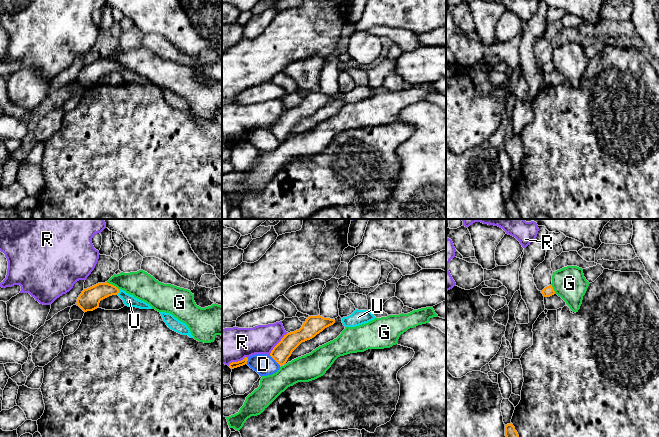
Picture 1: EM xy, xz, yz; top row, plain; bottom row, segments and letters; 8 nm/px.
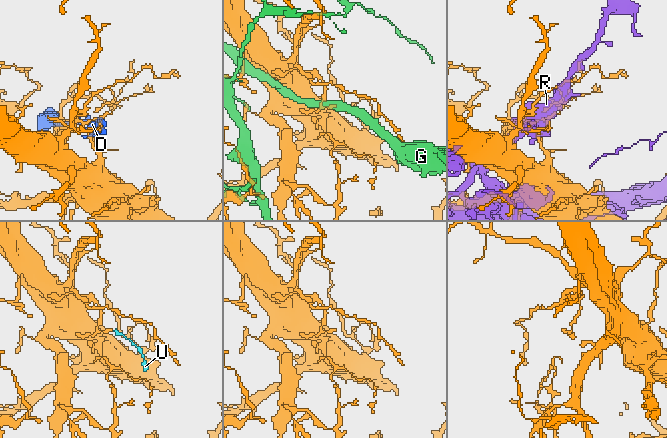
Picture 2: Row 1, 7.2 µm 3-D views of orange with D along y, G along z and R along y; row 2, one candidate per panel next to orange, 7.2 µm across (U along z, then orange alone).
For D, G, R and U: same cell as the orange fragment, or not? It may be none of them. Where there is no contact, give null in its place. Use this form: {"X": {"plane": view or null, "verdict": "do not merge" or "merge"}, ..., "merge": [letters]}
{"D": {"plane": "xz", "verdict": "do not merge"}, "G": {"plane": "xy", "verdict": "do not merge"}, "R": {"plane": "xz", "verdict": "do not merge"}, "U": {"plane": "xy", "verdict": "merge"}, "merge": ["U"]}

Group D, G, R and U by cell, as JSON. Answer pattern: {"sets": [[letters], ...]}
{"sets": [["D"], ["G"], ["R"], ["U"]]}

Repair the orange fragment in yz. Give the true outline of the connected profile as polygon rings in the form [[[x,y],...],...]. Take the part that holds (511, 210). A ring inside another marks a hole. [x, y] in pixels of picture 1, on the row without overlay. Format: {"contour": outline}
{"contour": [[[512,199],[505,201],[505,212],[508,219],[521,219],[519,211]]]}

